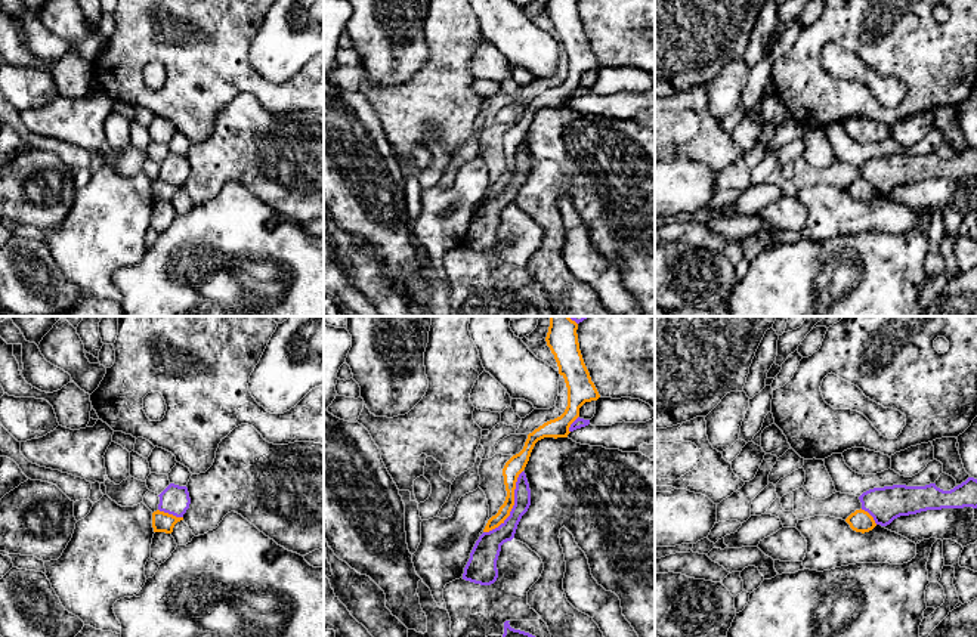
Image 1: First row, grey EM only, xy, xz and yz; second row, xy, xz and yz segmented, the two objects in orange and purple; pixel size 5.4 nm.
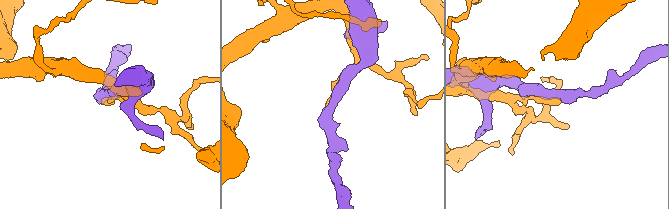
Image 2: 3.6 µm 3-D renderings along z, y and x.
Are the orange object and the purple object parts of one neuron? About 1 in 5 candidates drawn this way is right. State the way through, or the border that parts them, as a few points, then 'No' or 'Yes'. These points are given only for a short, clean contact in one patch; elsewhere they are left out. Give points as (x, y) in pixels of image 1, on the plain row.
Yes

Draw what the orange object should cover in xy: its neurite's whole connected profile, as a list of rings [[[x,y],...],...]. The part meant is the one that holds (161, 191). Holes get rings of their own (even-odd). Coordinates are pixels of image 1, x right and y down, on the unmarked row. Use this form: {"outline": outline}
{"outline": [[[170,152],[160,164],[158,179],[152,182],[154,201],[171,202],[189,177],[191,167],[186,155]]]}

